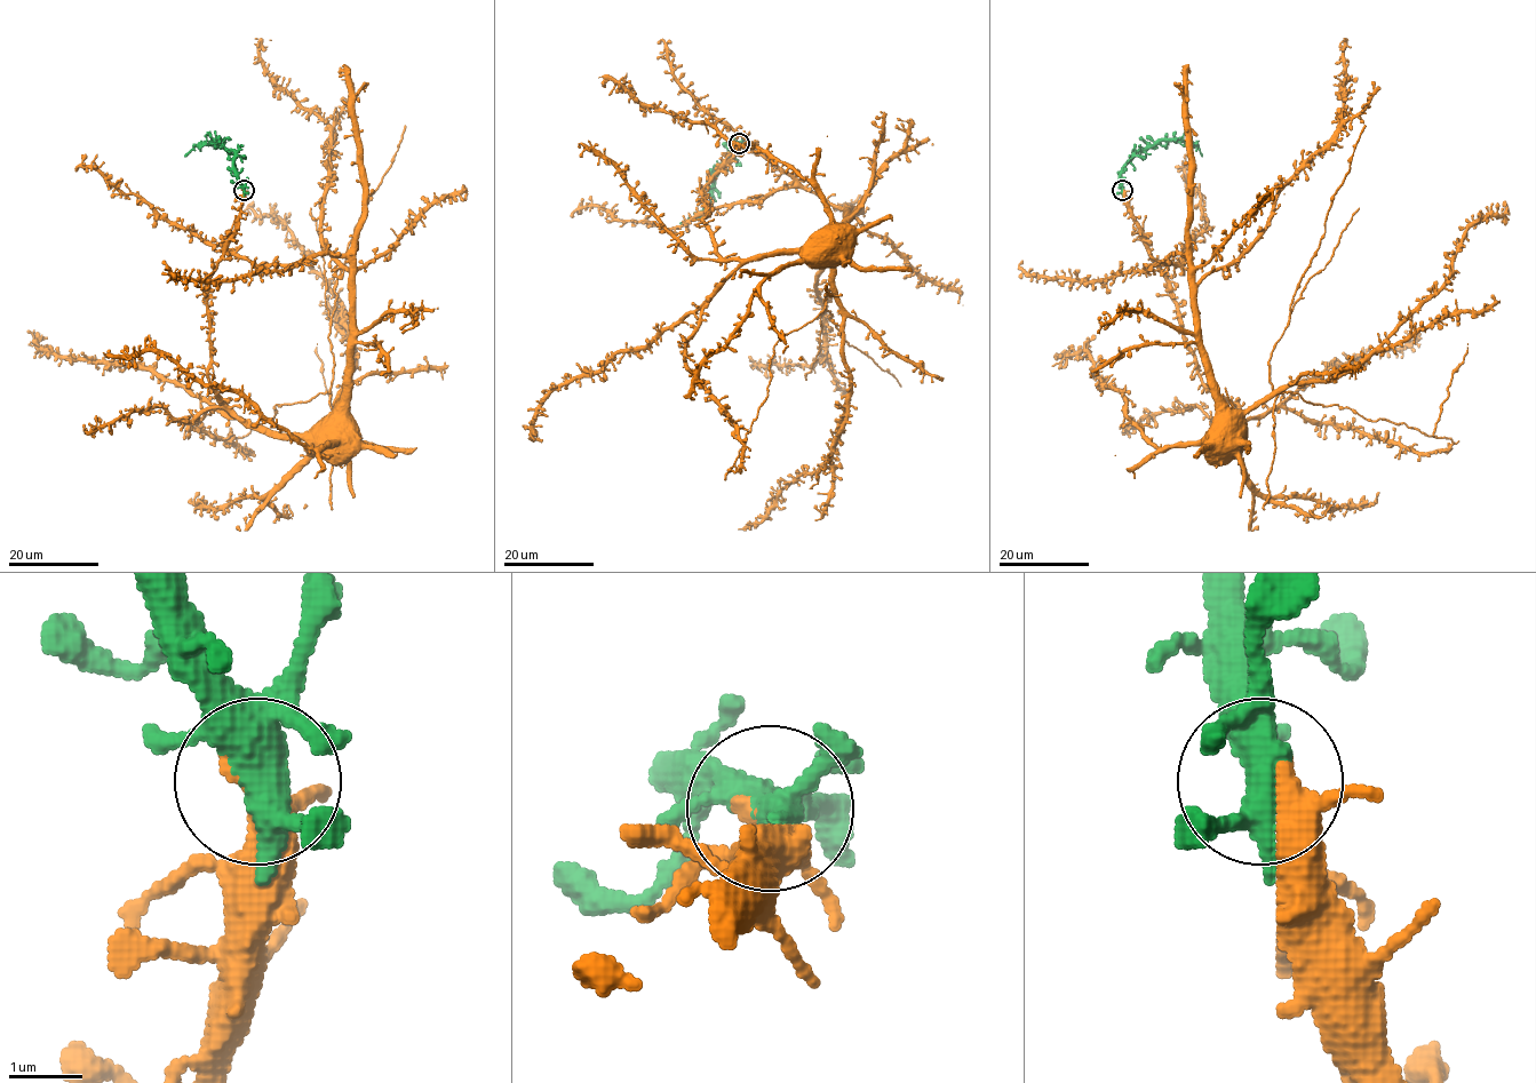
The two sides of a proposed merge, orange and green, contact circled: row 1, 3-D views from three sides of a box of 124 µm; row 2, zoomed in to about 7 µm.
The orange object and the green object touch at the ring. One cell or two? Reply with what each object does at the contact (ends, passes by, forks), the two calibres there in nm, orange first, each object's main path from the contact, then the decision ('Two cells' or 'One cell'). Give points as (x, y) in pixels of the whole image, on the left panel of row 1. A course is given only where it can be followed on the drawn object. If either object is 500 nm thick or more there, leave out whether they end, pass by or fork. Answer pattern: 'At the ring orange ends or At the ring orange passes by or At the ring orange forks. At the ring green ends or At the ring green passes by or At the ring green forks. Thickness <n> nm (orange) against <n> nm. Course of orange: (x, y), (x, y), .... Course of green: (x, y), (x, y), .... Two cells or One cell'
At the ring orange passes by. At the ring green forks. Thickness 400 nm (orange) against 400 nm. Course of orange: (244, 190), (207, 304), (245, 420), (191, 423), (247, 454), (331, 393), (336, 281), (405, 125). Course of green: (244, 190), (233, 165), (235, 153), (219, 141), (199, 143), (185, 157). One cell

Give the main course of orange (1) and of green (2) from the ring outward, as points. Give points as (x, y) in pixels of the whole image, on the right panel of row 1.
1: (1122, 190), (1200, 379), (1240, 420), (1287, 407), (1449, 451), (1445, 437), (1270, 381), (1366, 125)
2: (1122, 190), (1121, 173), (1125, 165), (1137, 153), (1161, 141), (1194, 143), (1202, 157)

